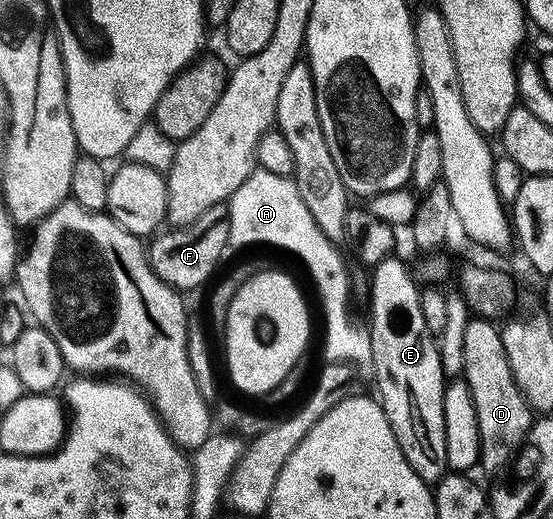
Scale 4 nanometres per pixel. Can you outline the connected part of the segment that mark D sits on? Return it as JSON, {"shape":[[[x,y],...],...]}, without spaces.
{"shape":[[[483,315],[473,316],[466,323],[466,336],[462,343],[466,343],[466,359],[462,379],[470,387],[470,395],[474,399],[474,411],[478,411],[478,439],[480,440],[481,470],[488,473],[500,473],[504,468],[515,462],[519,452],[524,448],[528,433],[532,430],[534,410],[528,400],[522,395],[514,375],[510,371],[510,363],[506,359],[506,347],[502,347],[500,329],[492,326],[493,322]]]}

